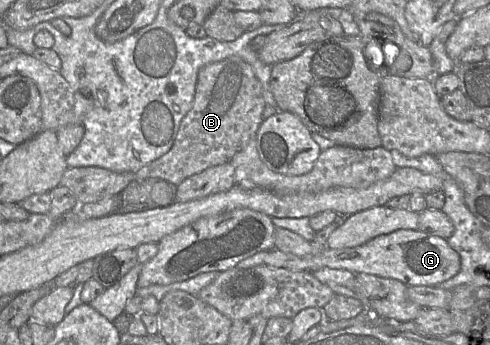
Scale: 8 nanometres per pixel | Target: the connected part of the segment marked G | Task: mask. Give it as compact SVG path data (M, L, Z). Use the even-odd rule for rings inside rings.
M400 229L389 234L380 235L363 245L331 249L306 256L296 256L277 249L268 252L264 264L285 268L291 271L314 272L324 267L366 273L383 278L399 280L407 286L436 286L454 277L461 269L461 258L451 248L447 239L413 229Z

